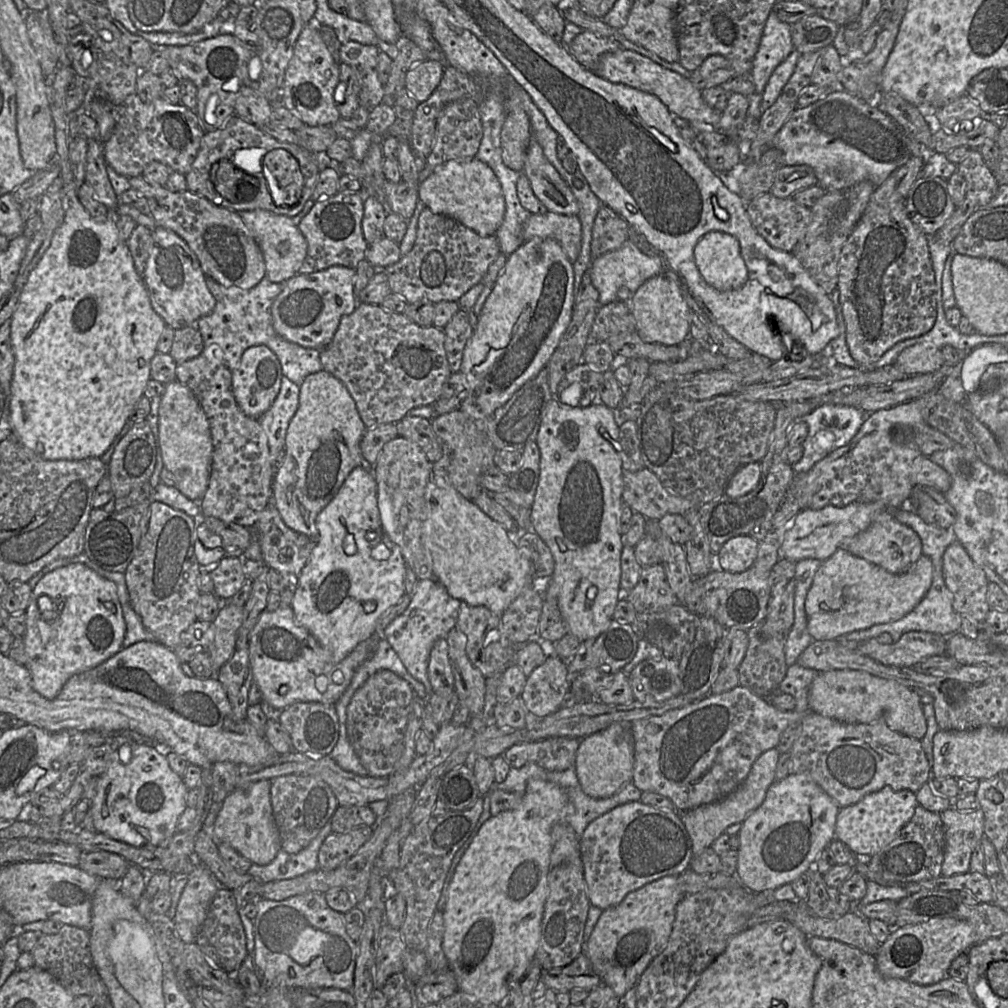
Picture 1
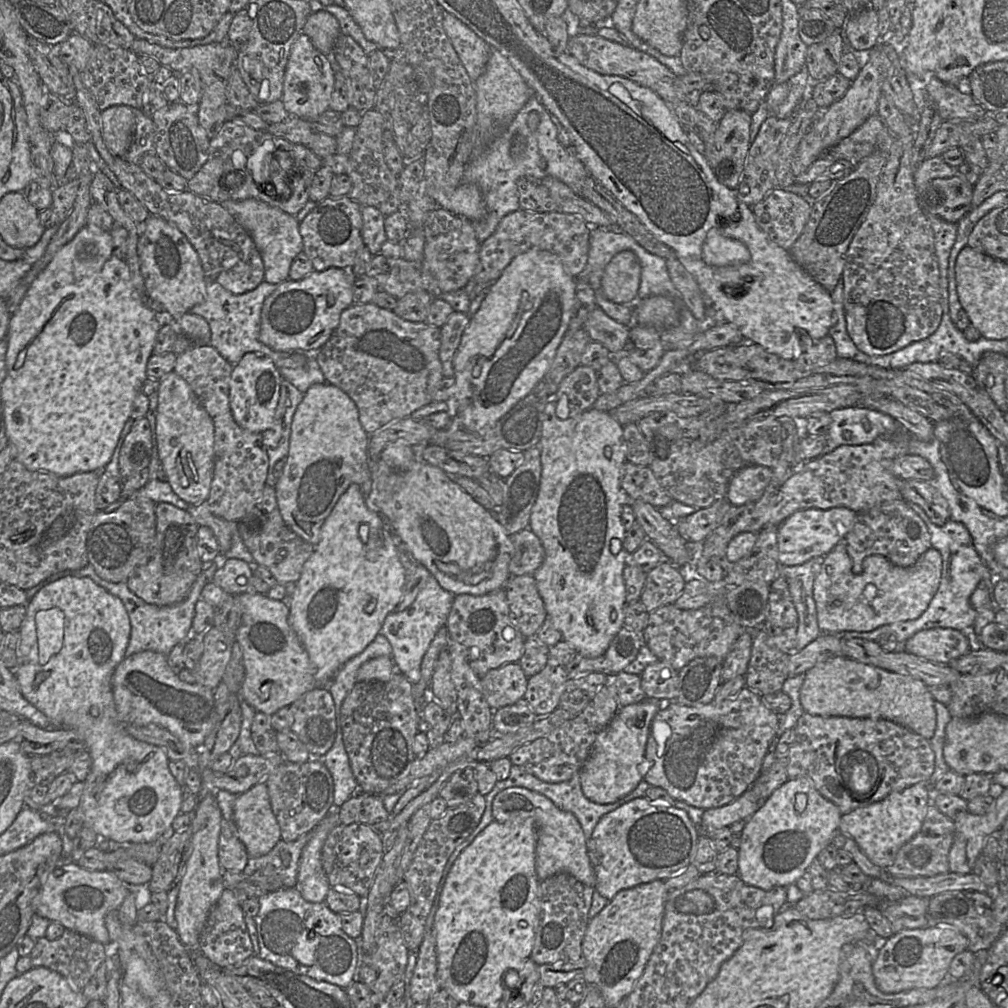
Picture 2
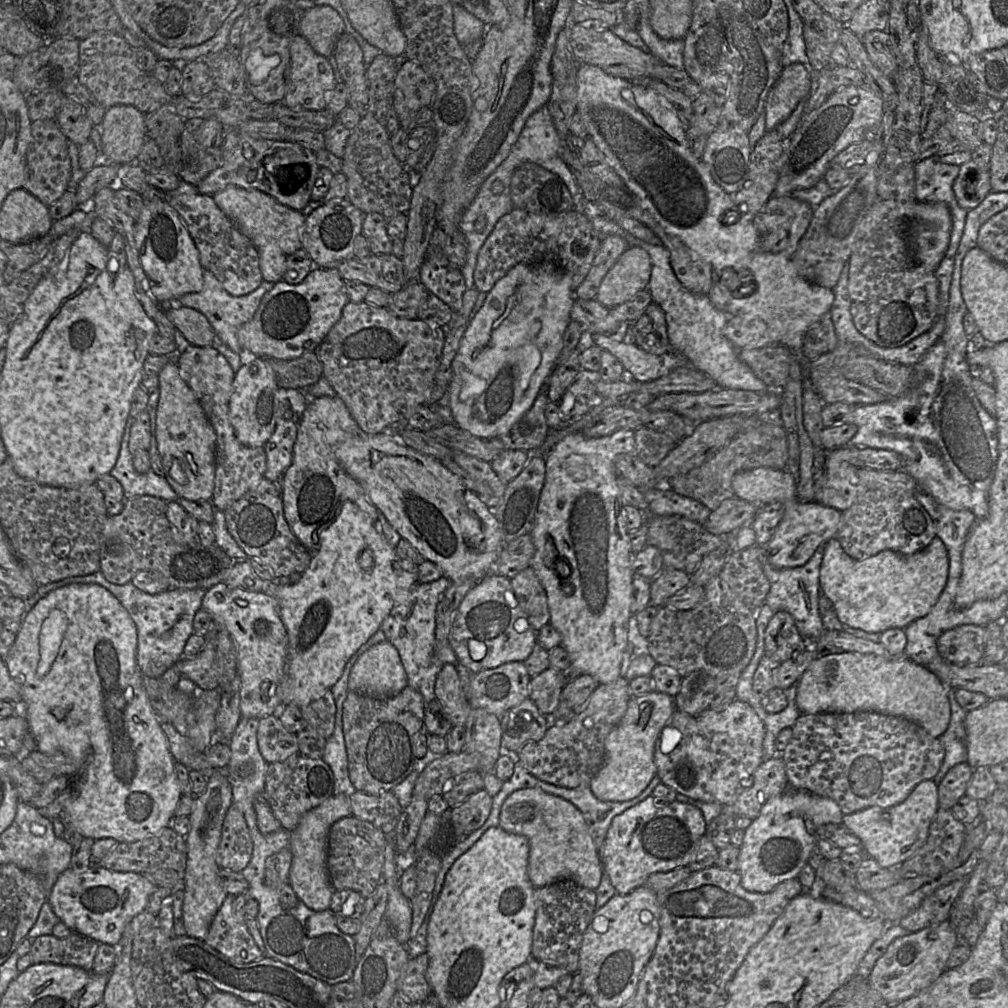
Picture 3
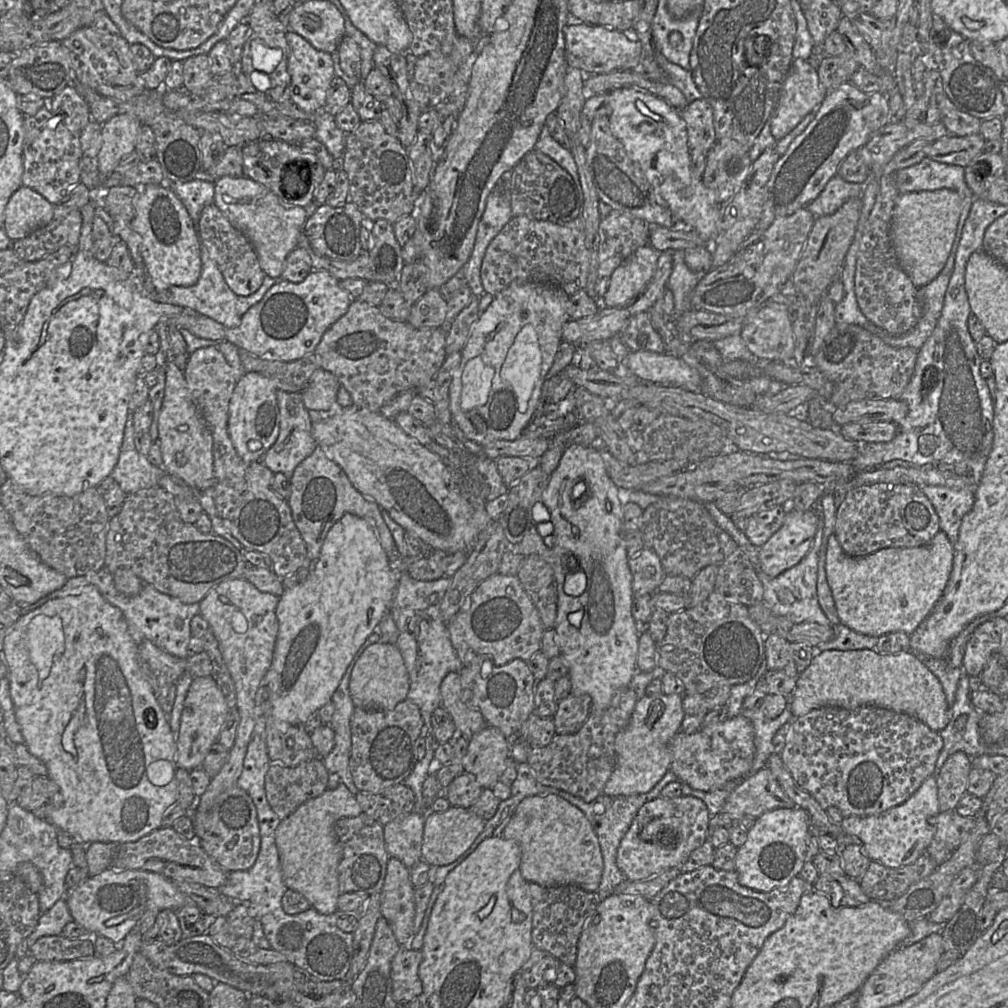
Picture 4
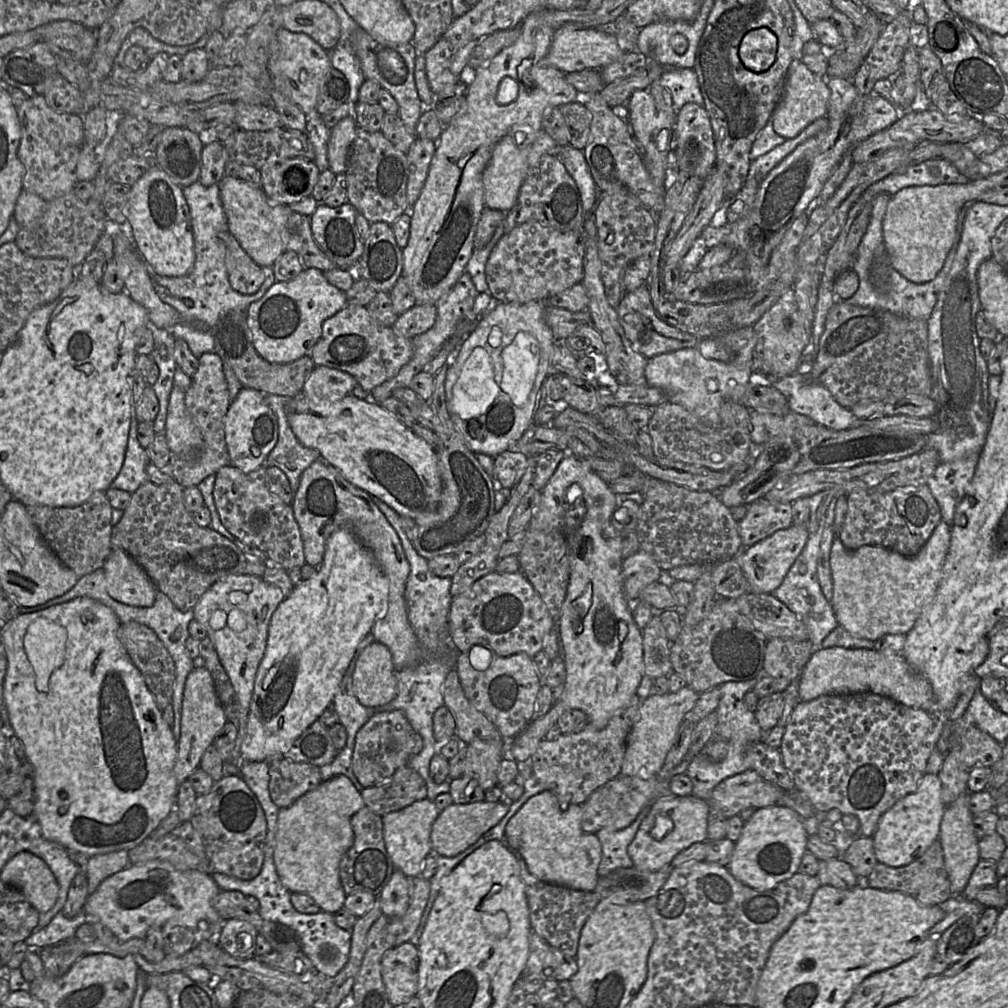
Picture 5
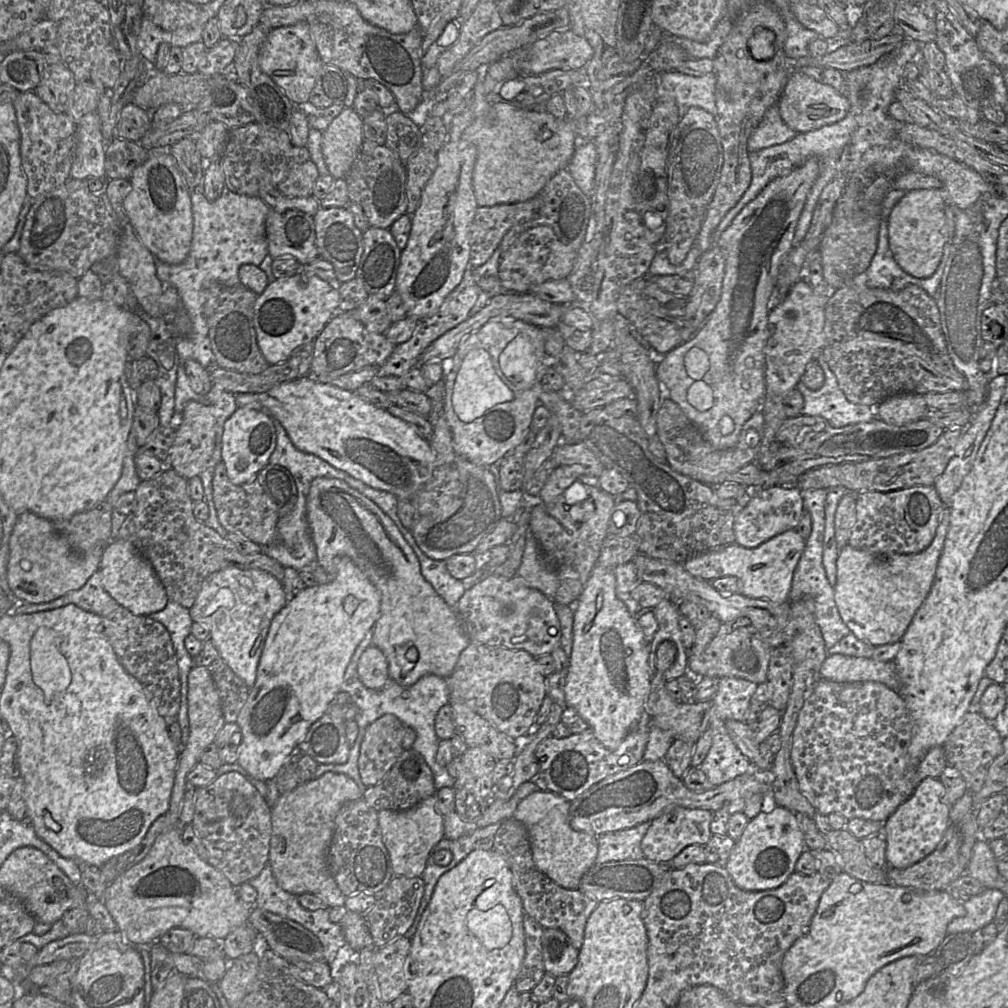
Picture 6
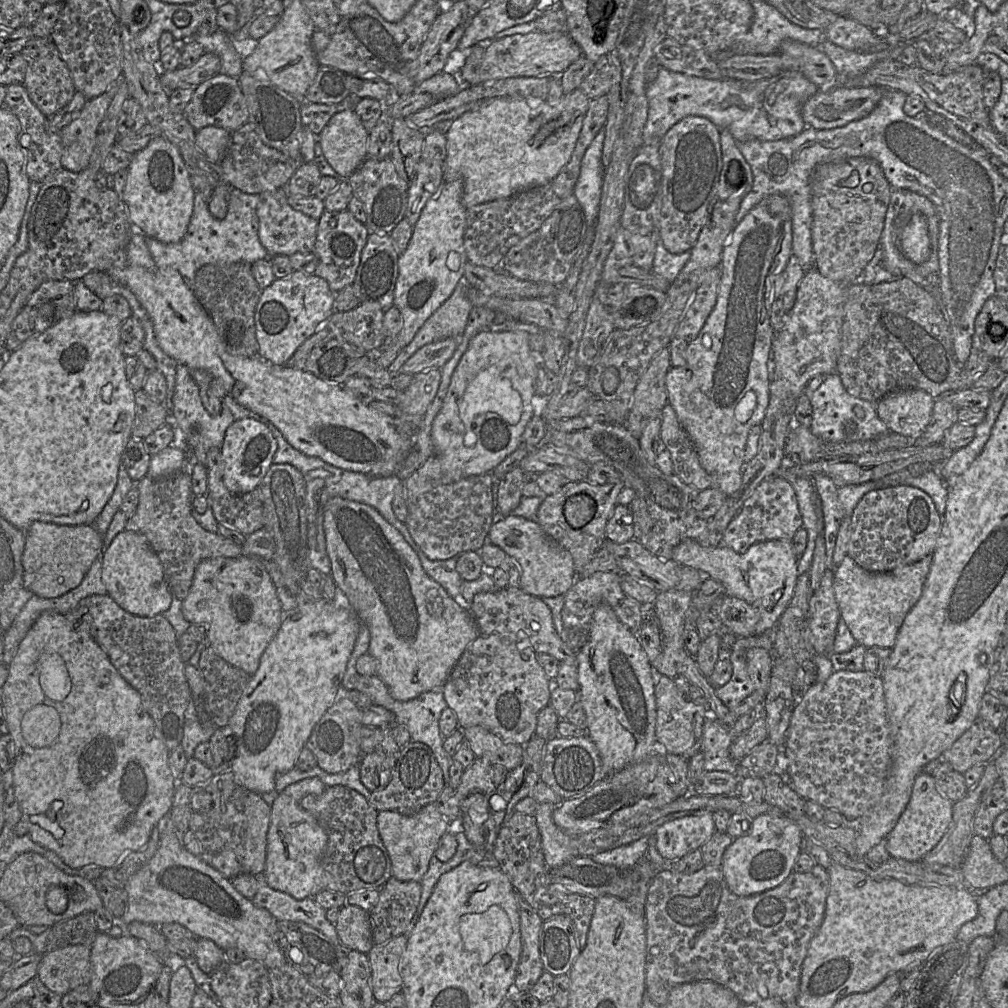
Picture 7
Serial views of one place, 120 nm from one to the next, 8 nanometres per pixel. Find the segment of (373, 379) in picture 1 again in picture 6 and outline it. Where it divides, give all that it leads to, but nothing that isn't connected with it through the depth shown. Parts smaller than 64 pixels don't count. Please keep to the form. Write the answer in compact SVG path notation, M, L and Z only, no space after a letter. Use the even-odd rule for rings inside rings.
M337 312L313 341L310 374L321 382L330 383L348 372L369 366L382 366L395 348L385 334L369 331L352 312Z

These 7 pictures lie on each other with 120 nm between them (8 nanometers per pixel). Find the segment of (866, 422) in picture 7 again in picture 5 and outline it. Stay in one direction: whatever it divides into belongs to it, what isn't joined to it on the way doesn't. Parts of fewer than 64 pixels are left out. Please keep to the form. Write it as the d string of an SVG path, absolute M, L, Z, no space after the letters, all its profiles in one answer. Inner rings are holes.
M802 354L802 361L797 371L783 378L766 380L785 396L790 411L805 415L811 418L814 423L823 425L832 430L841 431L852 428L854 421L858 418L850 411L850 409L841 406L827 388L812 378L809 365L809 363L804 361Z

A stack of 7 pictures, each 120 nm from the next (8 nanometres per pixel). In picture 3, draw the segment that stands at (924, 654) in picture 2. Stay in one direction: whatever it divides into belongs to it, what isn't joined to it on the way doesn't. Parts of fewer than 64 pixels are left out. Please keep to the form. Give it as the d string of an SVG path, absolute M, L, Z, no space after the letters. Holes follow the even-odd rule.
M961 625L943 632L937 650L947 662L957 666L977 665L983 661L985 629L979 625Z

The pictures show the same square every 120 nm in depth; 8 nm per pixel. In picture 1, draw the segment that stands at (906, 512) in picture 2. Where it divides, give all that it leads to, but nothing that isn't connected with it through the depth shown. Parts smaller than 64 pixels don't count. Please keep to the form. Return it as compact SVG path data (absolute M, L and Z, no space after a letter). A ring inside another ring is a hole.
M889 510L878 514L868 528L846 541L843 547L851 554L864 558L892 574L908 571L922 555L922 543L918 534L897 521L894 512Z

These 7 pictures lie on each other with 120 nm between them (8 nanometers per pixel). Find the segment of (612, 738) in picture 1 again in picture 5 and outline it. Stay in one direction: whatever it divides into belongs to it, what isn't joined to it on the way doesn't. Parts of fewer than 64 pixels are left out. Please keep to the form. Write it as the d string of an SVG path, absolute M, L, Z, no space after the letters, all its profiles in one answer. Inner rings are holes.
M689 687L663 695L651 694L640 705L637 719L626 740L626 750L619 776L655 777L661 771L665 758L674 744L679 728L687 713L698 700L699 693Z

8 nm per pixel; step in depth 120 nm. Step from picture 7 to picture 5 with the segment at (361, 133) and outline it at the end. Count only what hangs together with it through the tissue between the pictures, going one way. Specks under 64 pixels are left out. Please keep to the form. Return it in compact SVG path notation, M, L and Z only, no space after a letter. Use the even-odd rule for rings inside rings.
M354 116L340 120L332 129L328 142L329 169L335 174L345 174L350 147L356 137L358 125Z

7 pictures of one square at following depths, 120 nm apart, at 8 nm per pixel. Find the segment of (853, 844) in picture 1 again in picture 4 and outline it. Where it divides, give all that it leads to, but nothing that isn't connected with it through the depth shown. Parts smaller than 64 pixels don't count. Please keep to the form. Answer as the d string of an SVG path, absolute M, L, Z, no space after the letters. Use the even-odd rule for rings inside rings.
M932 775L903 803L877 815L844 817L841 827L844 833L858 837L865 855L871 861L899 868L915 862L926 851L936 832L936 826L930 824L929 819L939 813L937 780Z

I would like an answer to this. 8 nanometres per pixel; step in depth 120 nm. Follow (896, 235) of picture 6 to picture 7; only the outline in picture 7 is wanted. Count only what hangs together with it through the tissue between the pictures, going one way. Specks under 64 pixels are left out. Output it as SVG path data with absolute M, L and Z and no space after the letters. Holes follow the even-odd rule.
M914 214L901 229L898 245L903 255L912 263L921 265L931 255L931 242L926 218Z

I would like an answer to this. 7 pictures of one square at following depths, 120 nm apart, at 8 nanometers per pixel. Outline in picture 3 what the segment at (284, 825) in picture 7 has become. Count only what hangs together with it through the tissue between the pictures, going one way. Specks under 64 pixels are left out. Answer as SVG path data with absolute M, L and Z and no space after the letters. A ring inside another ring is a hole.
M345 794L331 795L317 807L307 811L290 833L292 853L290 885L299 901L314 911L330 909L331 897L335 889L327 869L328 836L332 825L347 816L352 816L350 797Z

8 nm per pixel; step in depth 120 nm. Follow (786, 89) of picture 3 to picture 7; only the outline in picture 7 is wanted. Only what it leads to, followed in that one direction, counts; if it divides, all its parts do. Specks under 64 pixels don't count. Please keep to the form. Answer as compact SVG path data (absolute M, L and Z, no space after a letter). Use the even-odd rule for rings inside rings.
M837 86L827 91L818 91L803 104L801 114L807 127L820 130L843 127L868 116L884 92L885 88L878 86Z

